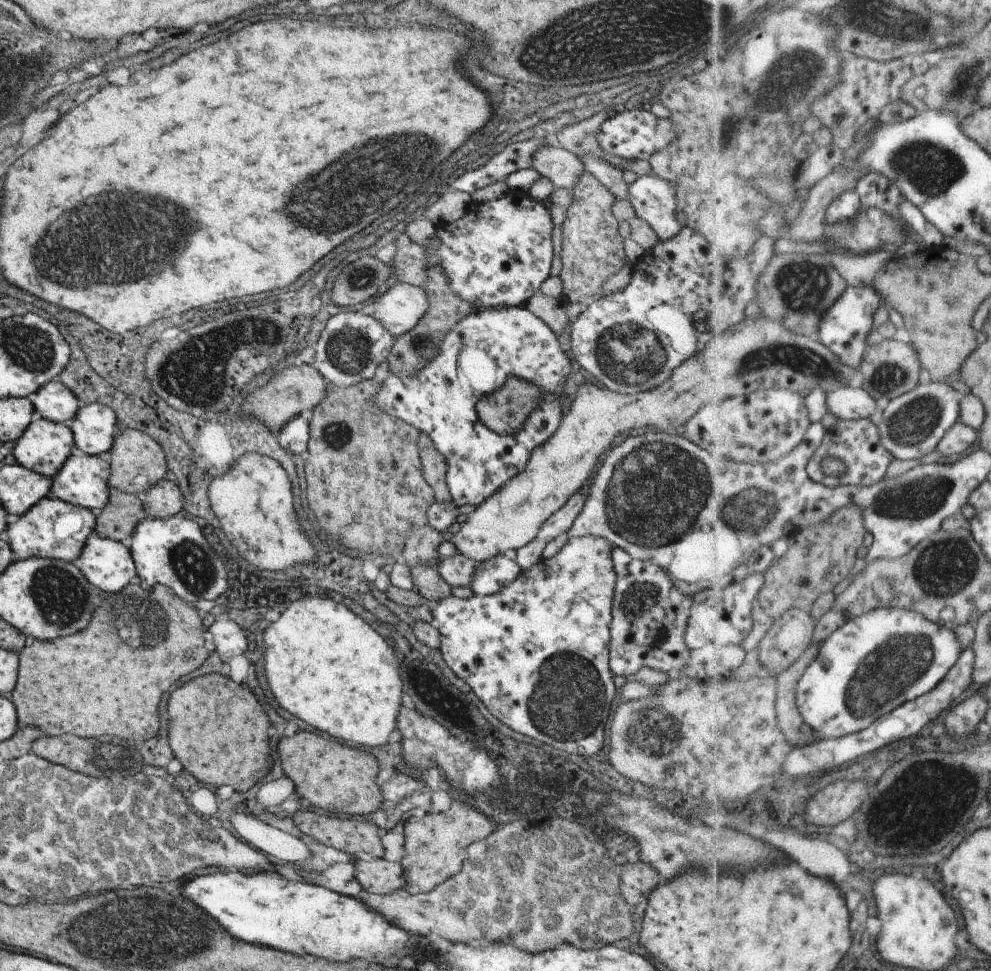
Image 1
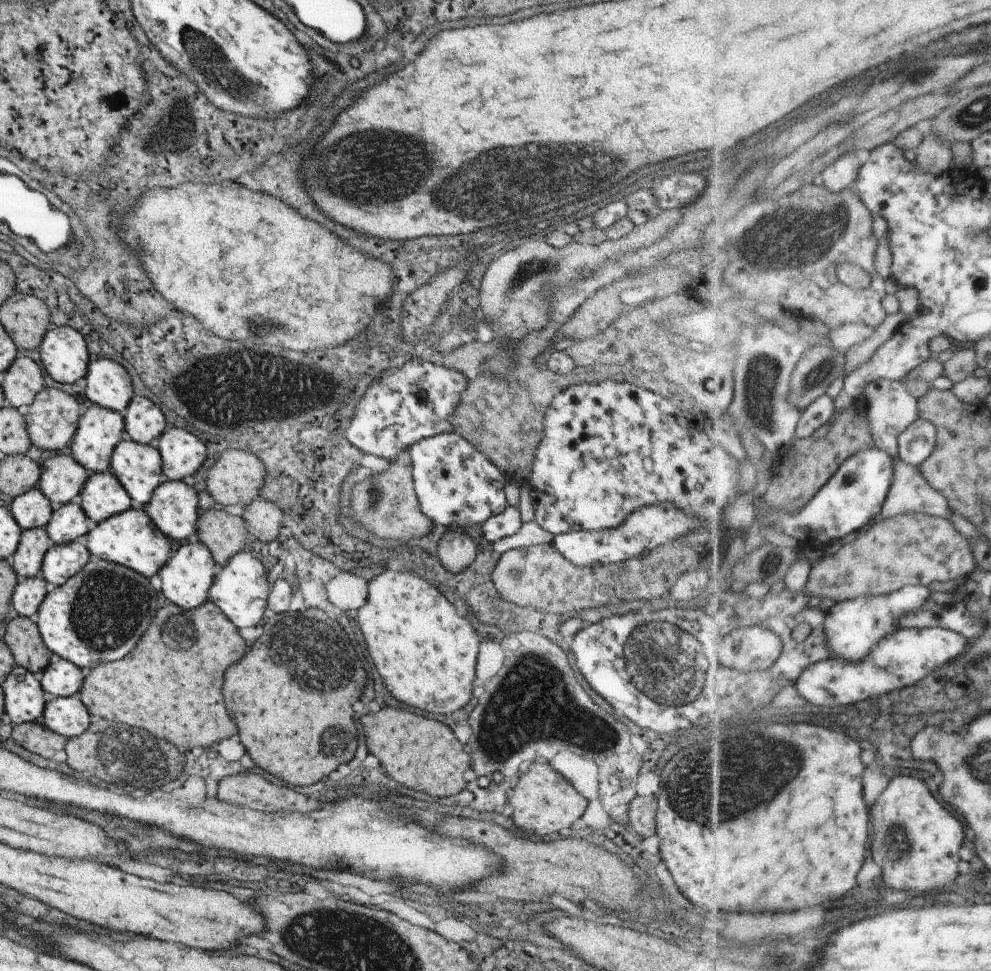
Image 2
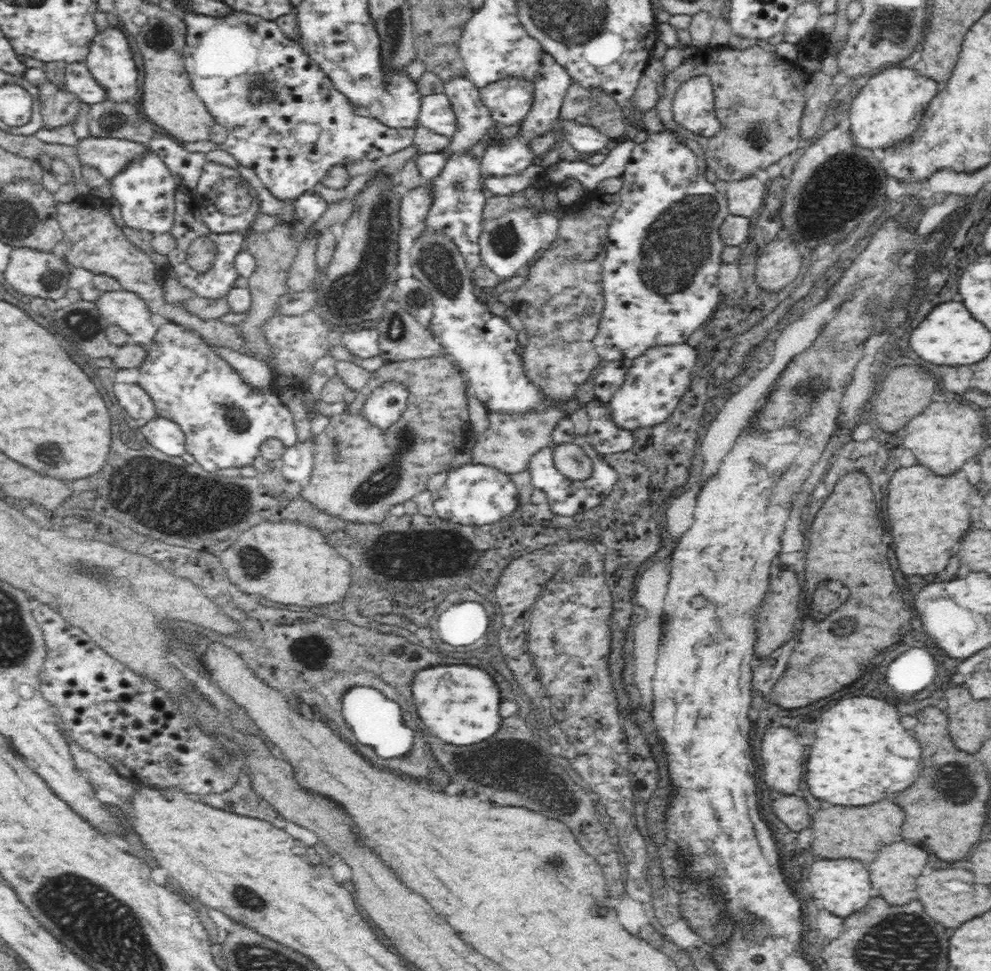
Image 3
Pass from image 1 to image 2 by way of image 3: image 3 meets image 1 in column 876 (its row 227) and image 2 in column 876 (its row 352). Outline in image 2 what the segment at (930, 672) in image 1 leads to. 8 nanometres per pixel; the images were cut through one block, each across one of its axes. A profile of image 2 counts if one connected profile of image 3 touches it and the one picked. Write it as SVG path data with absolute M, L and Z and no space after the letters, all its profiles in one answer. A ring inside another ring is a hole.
M905 585L905 588L901 588L895 594L837 602L829 610L826 618L826 632L823 634L823 640L828 642L830 649L834 652L833 657L847 659L851 662L866 658L883 638L901 628L898 620L905 613L922 609L929 595L932 594L927 585Z

